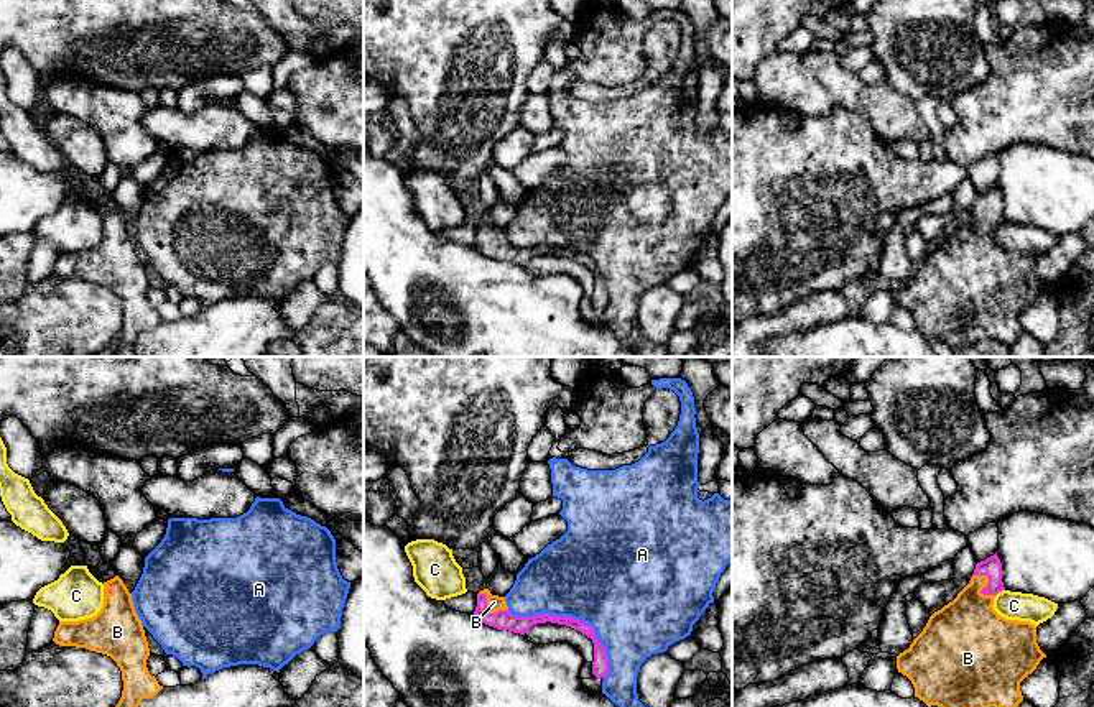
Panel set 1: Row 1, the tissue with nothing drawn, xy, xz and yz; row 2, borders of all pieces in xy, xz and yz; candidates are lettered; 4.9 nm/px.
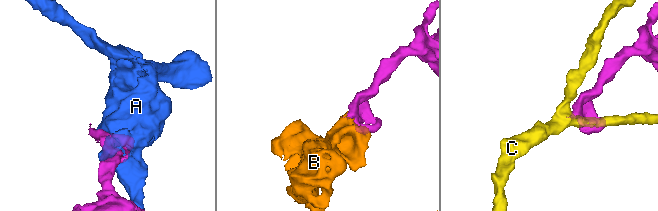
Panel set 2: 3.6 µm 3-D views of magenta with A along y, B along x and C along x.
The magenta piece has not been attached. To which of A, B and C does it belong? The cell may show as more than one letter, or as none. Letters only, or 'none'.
B

